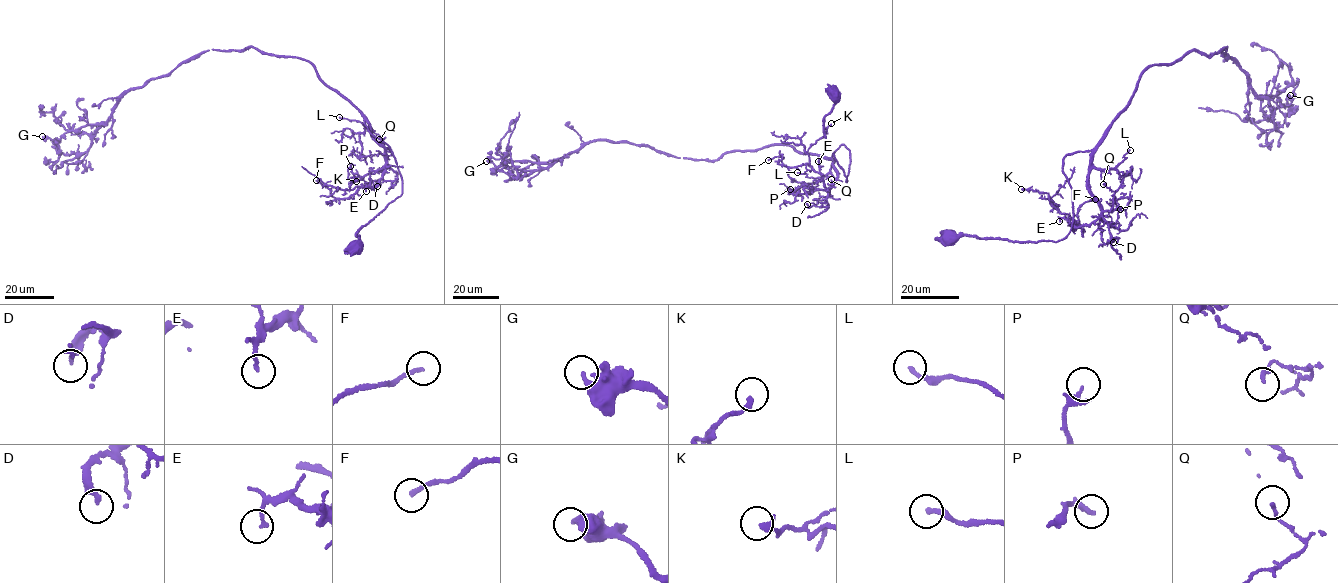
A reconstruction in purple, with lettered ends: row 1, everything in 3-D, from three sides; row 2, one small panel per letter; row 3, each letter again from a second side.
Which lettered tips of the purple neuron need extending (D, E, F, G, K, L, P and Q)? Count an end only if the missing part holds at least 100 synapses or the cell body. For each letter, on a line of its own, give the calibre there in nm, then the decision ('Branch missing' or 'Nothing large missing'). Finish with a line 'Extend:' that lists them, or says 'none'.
D: Thickness 260 nm. Nothing large missing
E: Thickness 170 nm. Nothing large missing
F: Thickness 170 nm. Nothing large missing
G: Thickness 190 nm. Nothing large missing
K: Thickness 240 nm. Nothing large missing
L: Thickness 190 nm. Nothing large missing
P: Thickness 240 nm. Nothing large missing
Q: Thickness 140 nm. Nothing large missing
Extend: none

